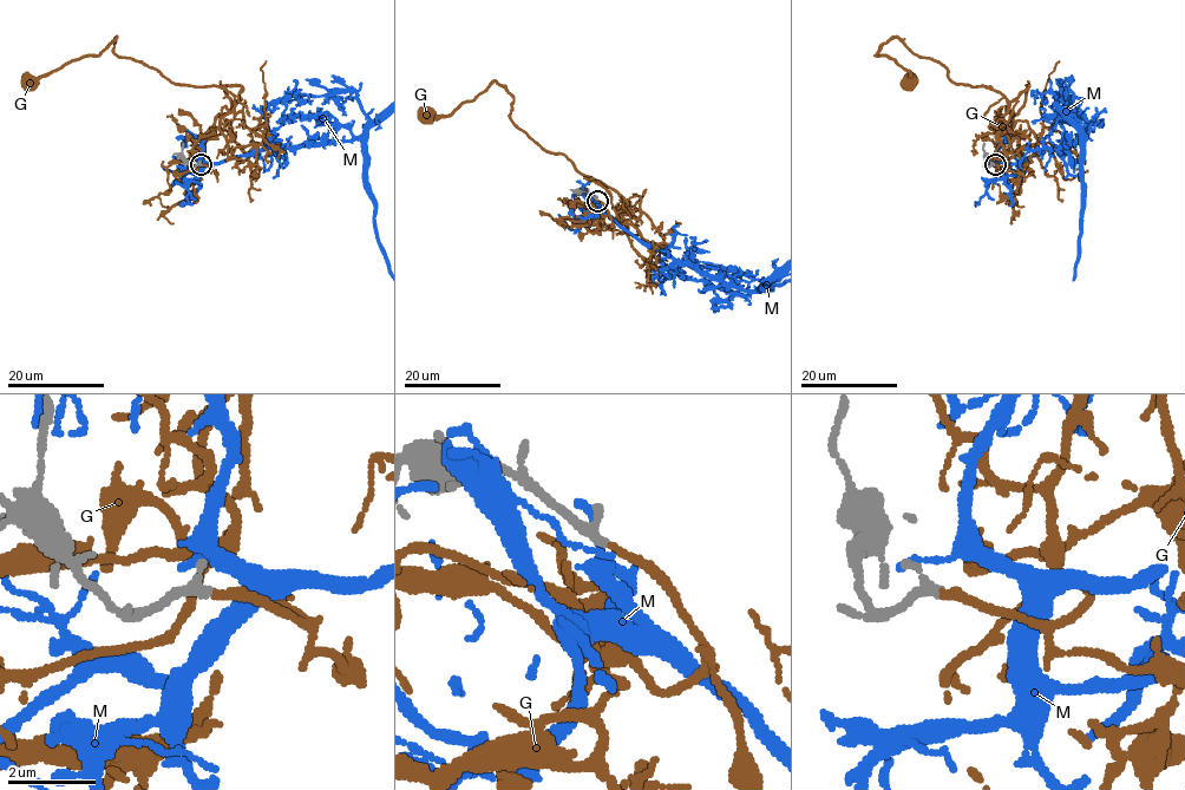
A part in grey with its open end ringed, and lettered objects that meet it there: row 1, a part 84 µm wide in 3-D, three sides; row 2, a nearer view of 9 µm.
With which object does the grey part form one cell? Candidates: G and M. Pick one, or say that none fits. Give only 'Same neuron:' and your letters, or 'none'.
Same neuron: G

